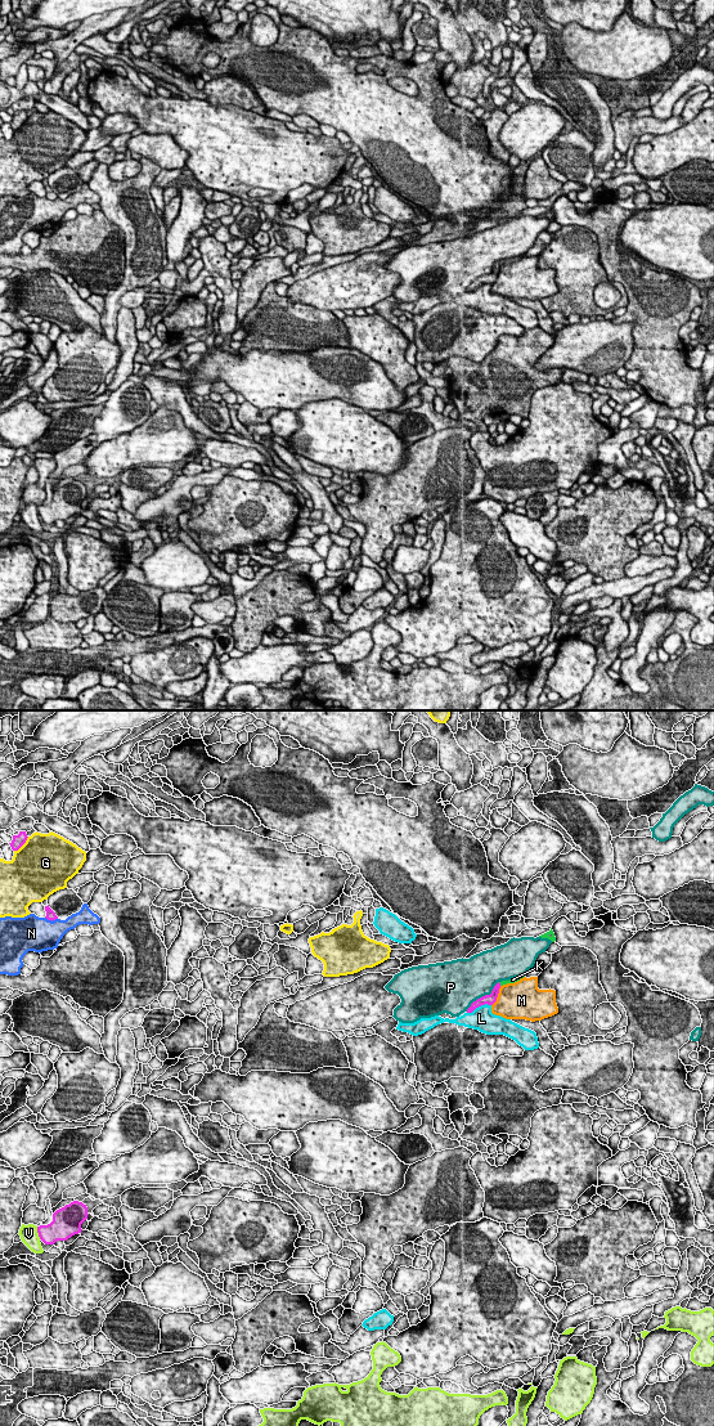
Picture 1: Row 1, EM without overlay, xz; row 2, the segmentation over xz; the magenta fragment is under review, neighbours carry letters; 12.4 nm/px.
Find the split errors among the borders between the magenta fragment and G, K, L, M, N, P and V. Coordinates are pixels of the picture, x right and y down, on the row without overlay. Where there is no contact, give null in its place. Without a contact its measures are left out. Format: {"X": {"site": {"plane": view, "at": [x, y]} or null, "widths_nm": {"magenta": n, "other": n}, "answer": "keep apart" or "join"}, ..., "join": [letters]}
{"G": {"site": {"plane": "xz", "at": [22, 124]}, "widths_nm": {"magenta": 160, "other": 500}, "answer": "keep apart"}, "K": {"site": {"plane": "xz", "at": [499, 263]}, "widths_nm": {"magenta": 130, "other": 60}, "answer": "join"}, "L": {"site": {"plane": "xz", "at": [479, 285]}, "widths_nm": {"magenta": 130, "other": 300}, "answer": "keep apart"}, "M": {"site": {"plane": "xz", "at": [497, 276]}, "widths_nm": {"magenta": 130, "other": 460}, "answer": "keep apart"}, "N": {"site": {"plane": "xz", "at": [52, 200]}, "widths_nm": {"magenta": 130, "other": 420}, "answer": "keep apart"}, "P": {"site": {"plane": "xz", "at": [483, 276]}, "widths_nm": {"magenta": 130, "other": 480}, "answer": "keep apart"}, "V": {"site": {"plane": "xz", "at": [37, 511]}, "widths_nm": {"magenta": 260, "other": 220}, "answer": "keep apart"}, "join": ["K"]}

